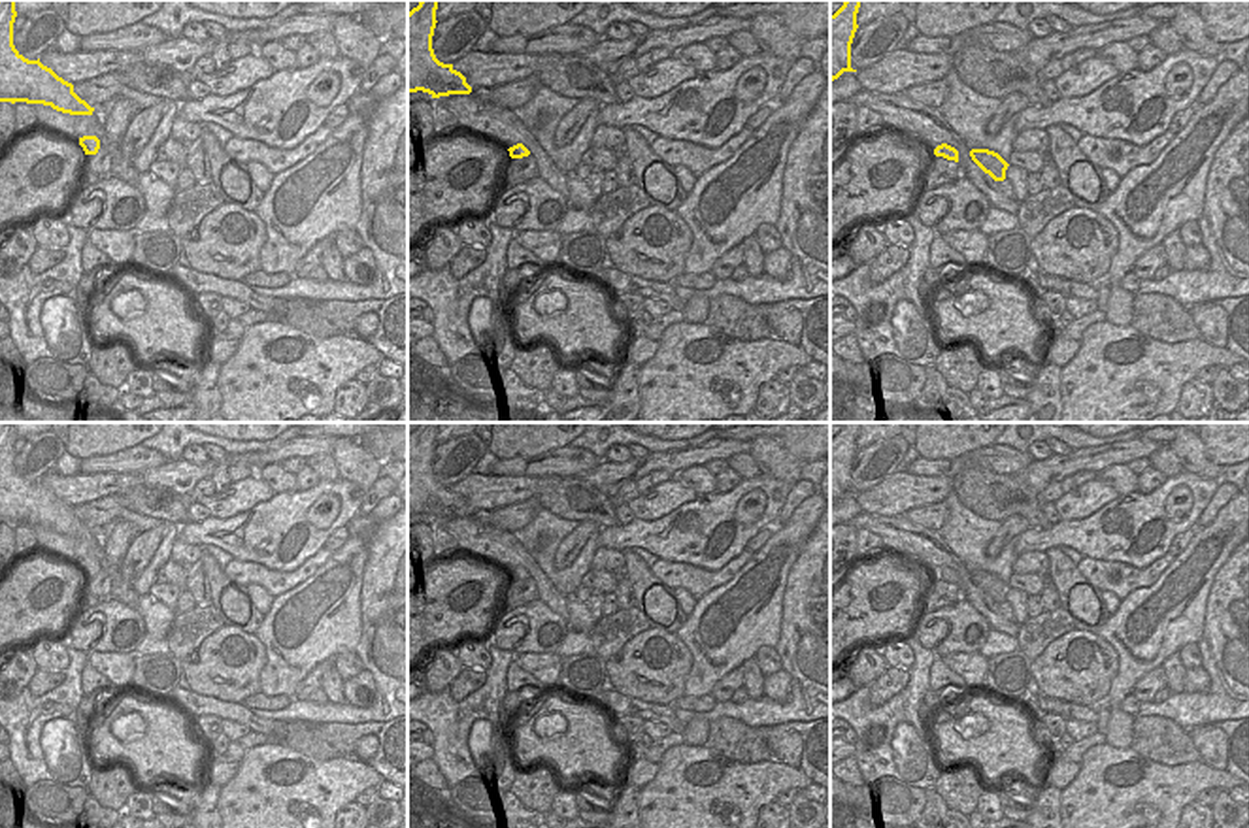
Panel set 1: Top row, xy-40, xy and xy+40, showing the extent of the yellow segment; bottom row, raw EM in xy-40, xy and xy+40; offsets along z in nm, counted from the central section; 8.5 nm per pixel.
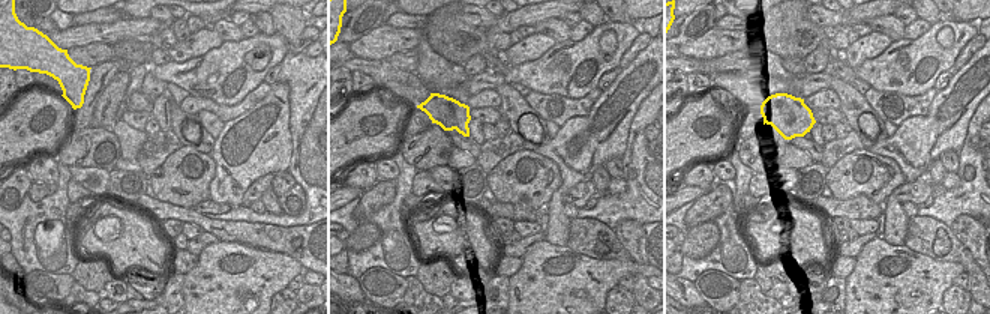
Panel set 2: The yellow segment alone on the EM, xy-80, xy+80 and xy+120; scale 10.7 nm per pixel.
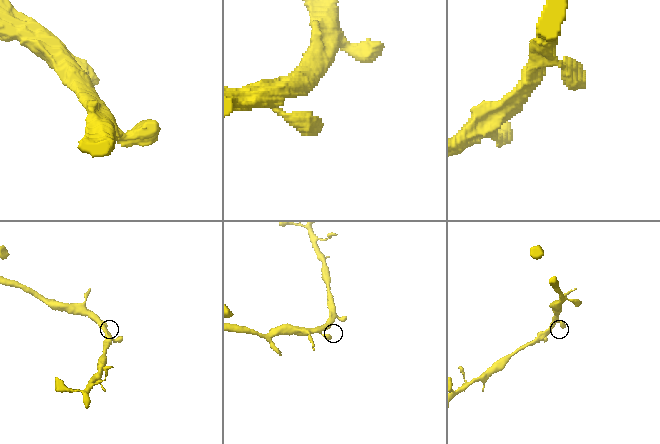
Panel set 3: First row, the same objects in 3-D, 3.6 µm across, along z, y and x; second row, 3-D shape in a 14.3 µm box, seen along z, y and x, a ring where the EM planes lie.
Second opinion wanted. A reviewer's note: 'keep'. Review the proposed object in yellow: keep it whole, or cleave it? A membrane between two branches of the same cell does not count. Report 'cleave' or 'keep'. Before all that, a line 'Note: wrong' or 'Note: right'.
Note: right
keep

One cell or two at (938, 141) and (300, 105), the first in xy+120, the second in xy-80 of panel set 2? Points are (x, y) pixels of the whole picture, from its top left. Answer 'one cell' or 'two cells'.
two cells

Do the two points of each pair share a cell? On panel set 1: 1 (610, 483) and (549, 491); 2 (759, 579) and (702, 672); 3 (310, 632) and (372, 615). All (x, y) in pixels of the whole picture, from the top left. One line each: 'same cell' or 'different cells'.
1: different cells
2: same cell
3: different cells

